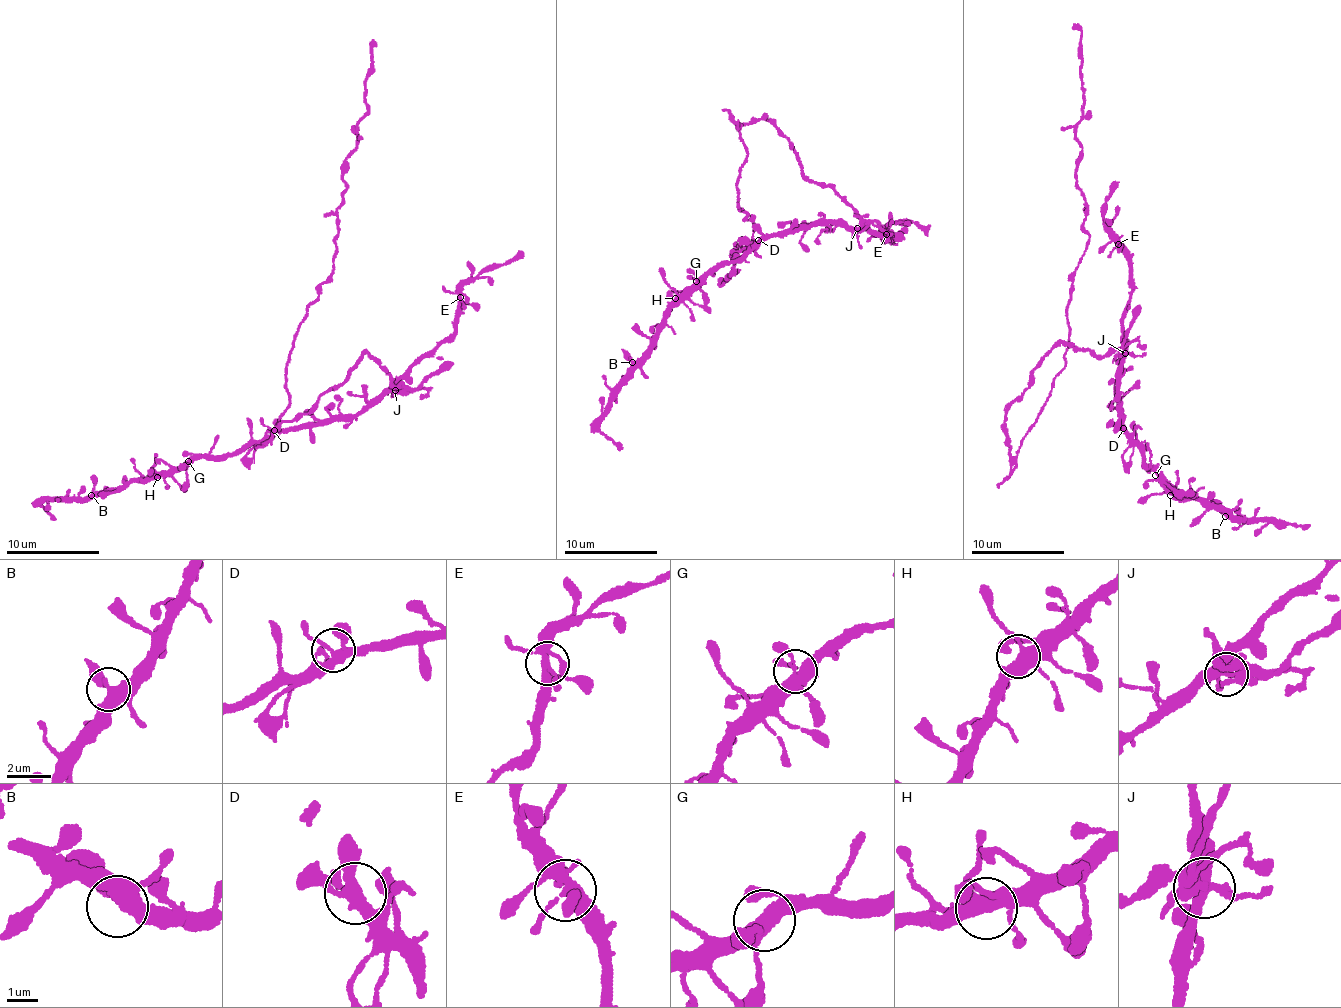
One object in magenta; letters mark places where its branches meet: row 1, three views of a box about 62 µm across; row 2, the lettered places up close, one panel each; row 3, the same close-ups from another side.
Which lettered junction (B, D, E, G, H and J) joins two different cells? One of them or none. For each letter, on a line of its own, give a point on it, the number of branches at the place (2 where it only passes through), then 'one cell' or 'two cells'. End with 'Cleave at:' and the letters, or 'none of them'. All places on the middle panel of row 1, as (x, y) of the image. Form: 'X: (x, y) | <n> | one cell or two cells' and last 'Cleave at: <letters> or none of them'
B: (632, 362) | 4 | one cell
D: (758, 240) | 4 | one cell
E: (886, 234) | 7 | one cell
G: (696, 281) | 5 | one cell
H: (675, 298) | 5 | one cell
J: (857, 228) | 5 | two cells
Cleave at: J

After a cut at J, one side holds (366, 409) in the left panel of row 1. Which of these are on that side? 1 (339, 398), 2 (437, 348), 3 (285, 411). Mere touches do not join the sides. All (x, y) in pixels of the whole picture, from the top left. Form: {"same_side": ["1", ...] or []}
{"same_side": ["1", "2"]}

